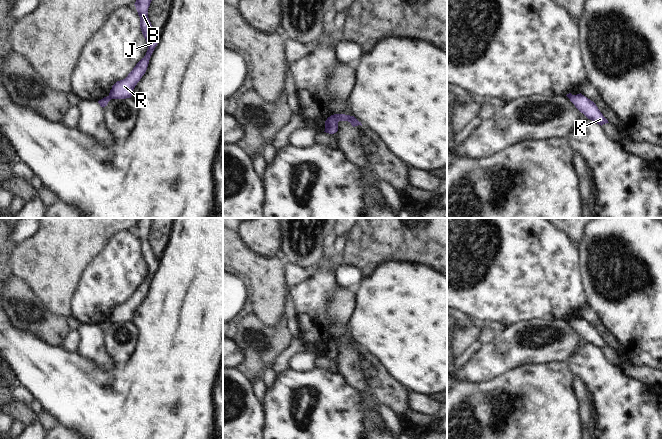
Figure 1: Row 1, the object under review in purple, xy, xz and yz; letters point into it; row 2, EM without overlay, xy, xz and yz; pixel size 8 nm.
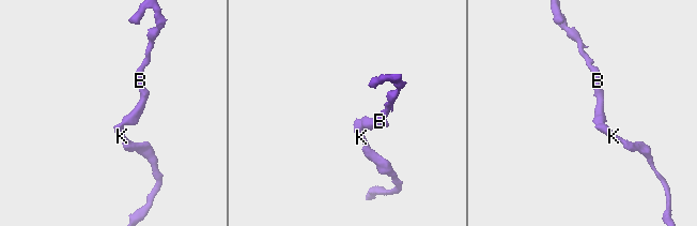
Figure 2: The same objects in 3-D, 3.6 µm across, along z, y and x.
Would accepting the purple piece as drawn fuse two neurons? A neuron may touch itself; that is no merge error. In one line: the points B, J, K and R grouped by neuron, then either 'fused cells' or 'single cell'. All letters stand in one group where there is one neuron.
groups B J R / K; fused cells

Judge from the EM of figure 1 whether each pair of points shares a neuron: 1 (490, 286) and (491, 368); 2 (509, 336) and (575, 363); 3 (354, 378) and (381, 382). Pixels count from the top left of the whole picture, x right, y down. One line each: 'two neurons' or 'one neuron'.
1: two neurons
2: two neurons
3: two neurons

